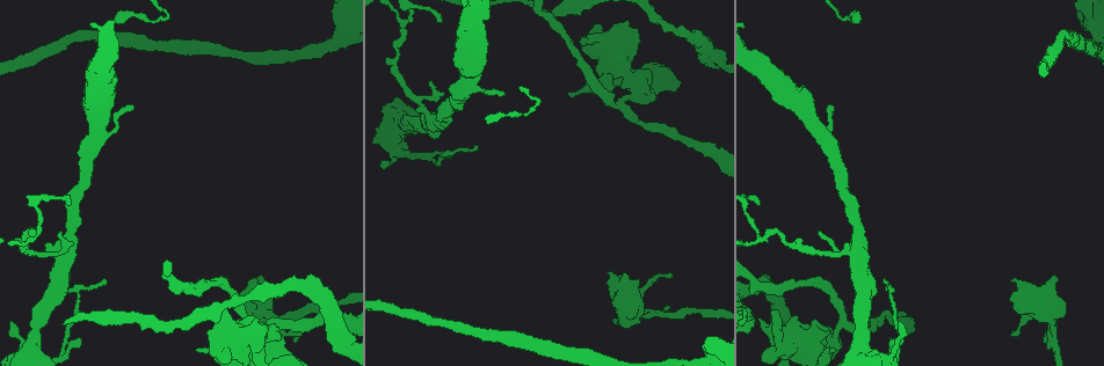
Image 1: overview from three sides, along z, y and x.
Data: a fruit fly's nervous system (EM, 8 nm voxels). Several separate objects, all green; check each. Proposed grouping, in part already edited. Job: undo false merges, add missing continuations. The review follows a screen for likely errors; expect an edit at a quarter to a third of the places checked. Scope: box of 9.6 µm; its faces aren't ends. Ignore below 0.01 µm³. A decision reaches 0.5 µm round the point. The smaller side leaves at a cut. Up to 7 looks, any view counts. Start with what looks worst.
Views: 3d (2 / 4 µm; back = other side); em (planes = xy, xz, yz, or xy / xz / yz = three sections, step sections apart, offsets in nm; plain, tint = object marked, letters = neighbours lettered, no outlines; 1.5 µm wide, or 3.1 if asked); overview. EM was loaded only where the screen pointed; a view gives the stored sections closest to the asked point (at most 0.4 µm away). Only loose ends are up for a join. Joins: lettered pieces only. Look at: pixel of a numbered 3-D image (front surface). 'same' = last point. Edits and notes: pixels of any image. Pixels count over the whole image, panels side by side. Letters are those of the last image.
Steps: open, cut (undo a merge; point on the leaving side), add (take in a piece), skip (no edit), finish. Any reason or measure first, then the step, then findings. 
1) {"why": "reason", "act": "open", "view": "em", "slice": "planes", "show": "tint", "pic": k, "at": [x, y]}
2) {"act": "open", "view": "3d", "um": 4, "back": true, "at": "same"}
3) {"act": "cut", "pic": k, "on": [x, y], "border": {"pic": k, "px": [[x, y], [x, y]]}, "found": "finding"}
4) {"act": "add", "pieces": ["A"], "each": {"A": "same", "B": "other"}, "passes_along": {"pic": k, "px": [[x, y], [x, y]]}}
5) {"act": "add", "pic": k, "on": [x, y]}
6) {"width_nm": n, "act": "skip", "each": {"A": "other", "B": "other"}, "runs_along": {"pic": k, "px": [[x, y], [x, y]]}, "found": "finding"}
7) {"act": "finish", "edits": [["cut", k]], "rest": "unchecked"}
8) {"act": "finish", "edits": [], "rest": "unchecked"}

{"why": "sharp bend", "act": "open", "view": "em", "slice": "yz", "step": 8, "show": "tint", "pic": 1, "at": [836, 332]}

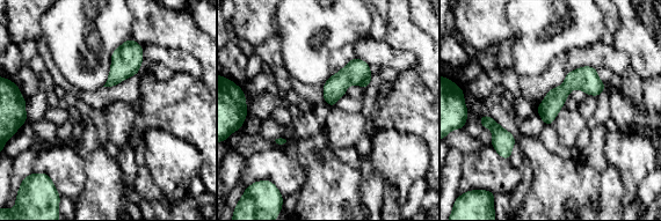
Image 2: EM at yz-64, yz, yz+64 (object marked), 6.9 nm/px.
{"act": "open", "view": "em", "slice": "planes", "show": "letters", "at": "same"}

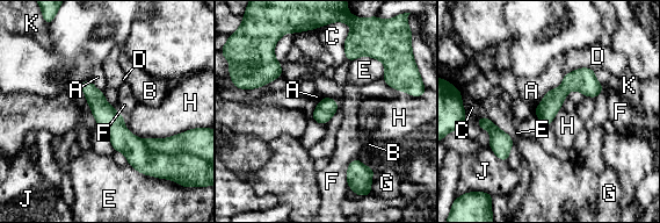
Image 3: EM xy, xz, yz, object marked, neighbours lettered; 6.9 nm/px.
{"act": "cut", "pic": 3, "on": [187, 170], "each": {"A": "other", "B": "other", "C": "other", "D": "other", "E": "other", "F": "other", "G": "other", "H": "other", "J": "other", "K": "other"}, "border": {"pic": 3, "px": [[142, 139], [151, 151], [171, 156]]}, "found": "a second neuron is stuck on"}

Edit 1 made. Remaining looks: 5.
{"why": "small branch off a trunk", "act": "open", "view": "3d", "um": 4, "back": true, "pic": 1, "at": [853, 254]}

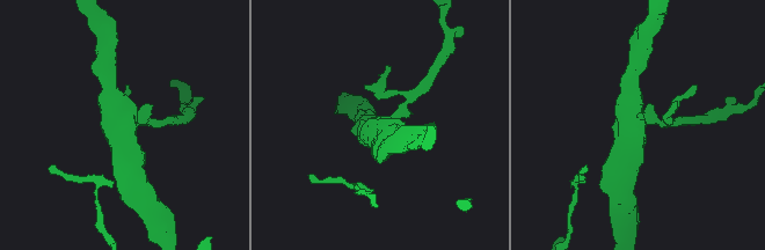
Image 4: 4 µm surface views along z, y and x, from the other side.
{"arms": 4, "act": "open", "view": "em", "slice": "xy", "step": 8, "show": "tint", "pic": 4, "at": [642, 118]}

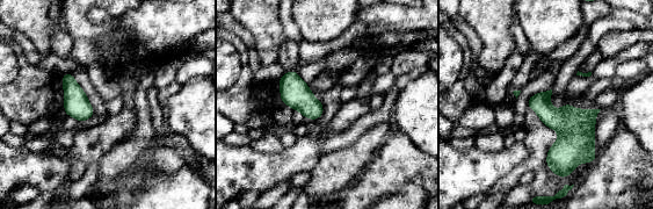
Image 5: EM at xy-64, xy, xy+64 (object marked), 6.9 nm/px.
{"why": "cut it another way", "act": "open", "view": "em", "slice": "planes", "show": "letters", "at": "same"}

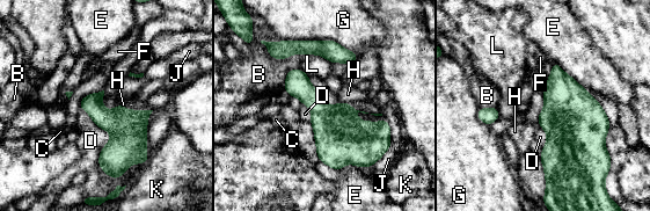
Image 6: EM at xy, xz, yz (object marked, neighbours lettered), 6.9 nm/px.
{"act": "skip", "each": {"B": "other", "C": "other", "D": "other", "E": "other", "F": "other", "G": "other", "H": "other", "J": "other", "K": "other", "L": "other"}, "border": {"pic": 6, "px": [[340, 101], [349, 103]]}, "found": "continuous, no second neuron"}

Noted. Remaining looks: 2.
{"why": "branch stops here", "act": "open", "view": "em", "slice": "xy", "step": 4, "show": "letters", "pic": 1, "at": [256, 319]}

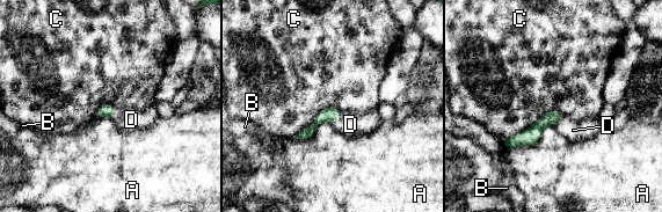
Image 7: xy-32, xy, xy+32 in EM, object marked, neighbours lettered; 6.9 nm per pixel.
{"act": "open", "view": "em", "slice": "planes", "show": "letters", "at": "same"}

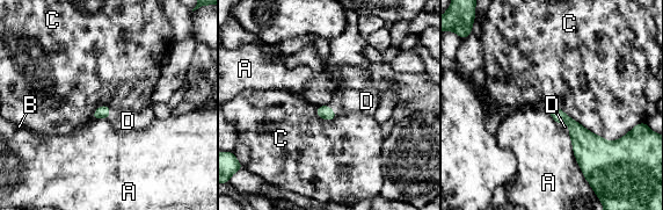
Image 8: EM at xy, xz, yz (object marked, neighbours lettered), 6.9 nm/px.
{"act": "add", "pieces": ["D"], "each": {"A": "other", "B": "other", "C": "other", "D": "same"}, "found": "it goes on there"}

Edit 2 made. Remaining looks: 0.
{"act": "finish", "edits": [["cut", 3], ["add", 8]], "rest": "unchecked"}

